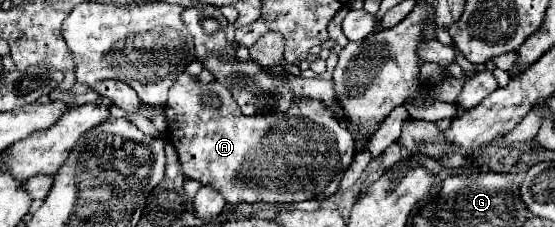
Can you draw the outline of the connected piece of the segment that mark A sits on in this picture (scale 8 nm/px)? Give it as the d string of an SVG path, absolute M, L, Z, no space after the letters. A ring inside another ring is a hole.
M181 72L177 76L177 82L169 90L169 100L165 104L165 116L167 116L167 136L173 142L183 174L187 178L199 180L205 186L213 186L219 190L227 204L239 204L239 202L301 202L301 200L321 200L331 196L343 174L347 172L349 164L353 162L353 156L357 152L353 134L349 128L333 118L325 106L311 100L297 100L291 104L291 108L279 116L245 116L237 102L231 96L231 90L225 88L219 82L211 82L207 86L199 86L195 76L189 76L187 72ZM215 94L219 96L221 104L219 108L211 108L211 104L205 102L205 96Z

